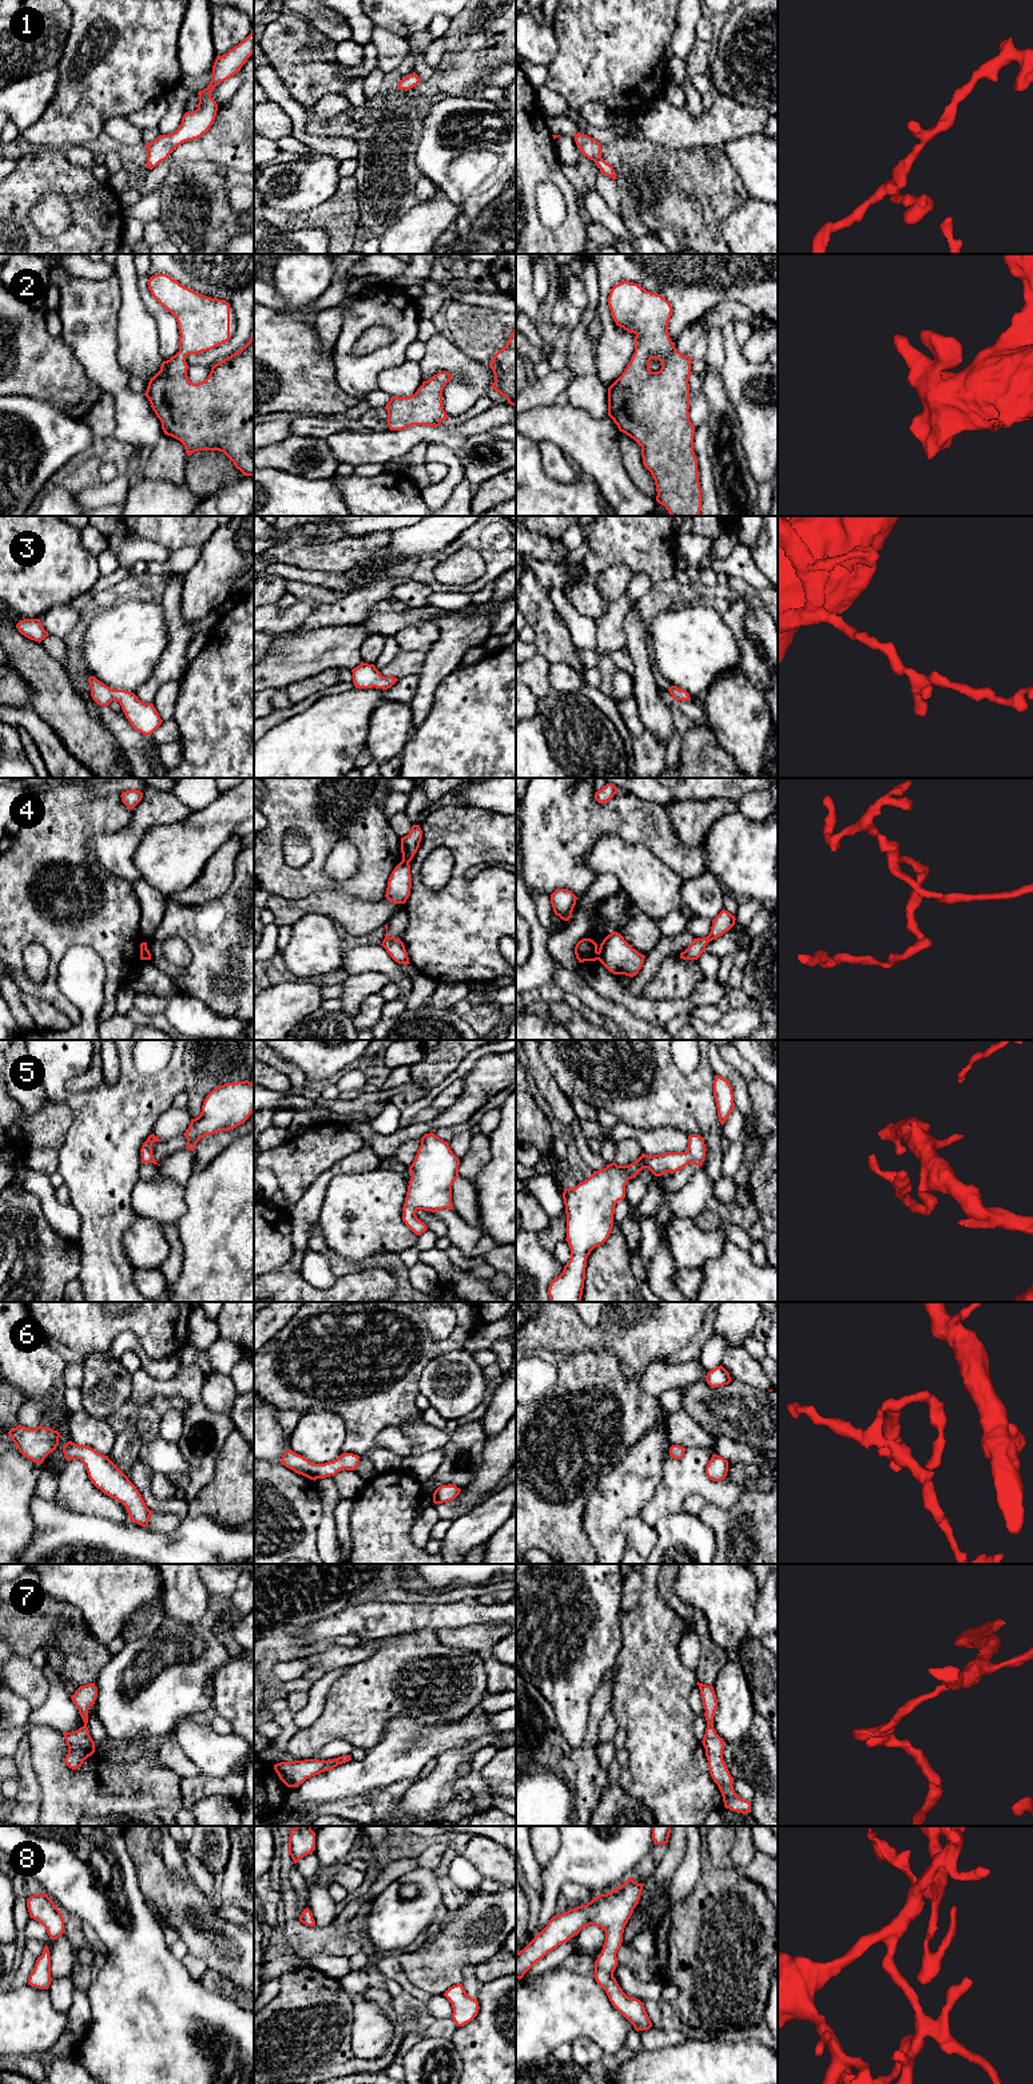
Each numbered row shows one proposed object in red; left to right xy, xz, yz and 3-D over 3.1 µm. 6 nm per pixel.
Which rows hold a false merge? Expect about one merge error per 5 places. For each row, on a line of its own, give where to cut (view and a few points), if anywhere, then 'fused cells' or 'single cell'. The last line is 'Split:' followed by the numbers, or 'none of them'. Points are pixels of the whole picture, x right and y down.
1: cut none; single cell
2: cut none; single cell
3: cut none; single cell
4: cut yz (596, 952), (598, 959); fused cells
5: cut none; single cell
6: cut none; single cell
7: cut none; single cell
8: cut none; single cell
Split: 4

